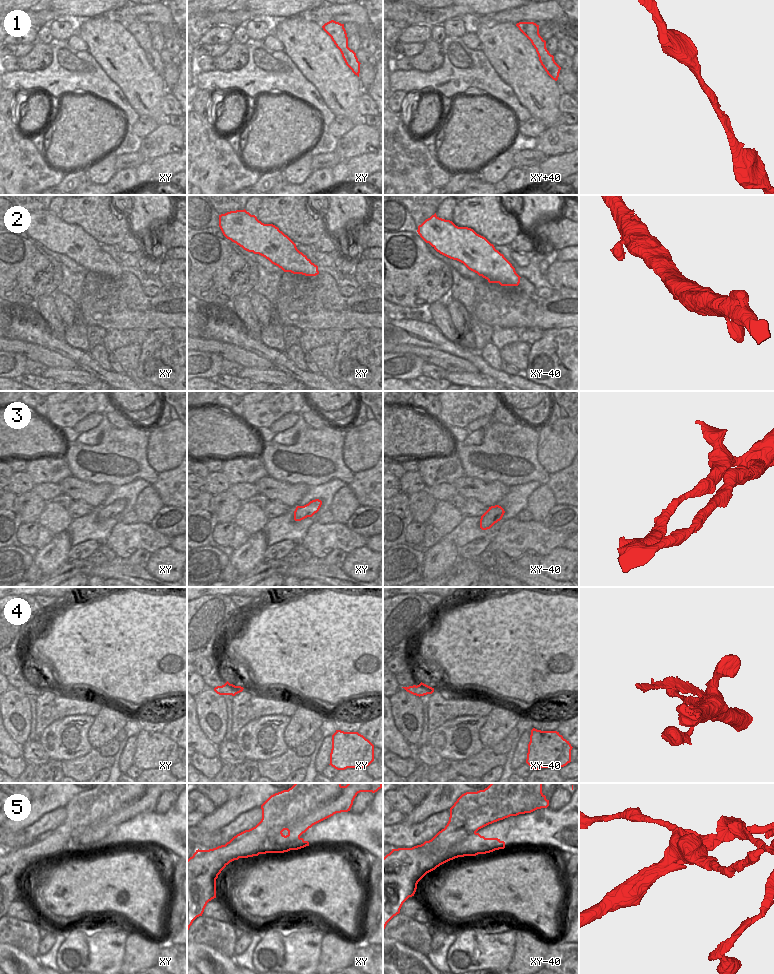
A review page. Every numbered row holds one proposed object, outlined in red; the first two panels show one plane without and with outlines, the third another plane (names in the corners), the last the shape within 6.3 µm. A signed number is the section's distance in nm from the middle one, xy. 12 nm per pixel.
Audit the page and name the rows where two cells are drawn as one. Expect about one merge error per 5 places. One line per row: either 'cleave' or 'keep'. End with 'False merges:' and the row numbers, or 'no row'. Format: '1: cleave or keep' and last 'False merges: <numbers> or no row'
1: keep
2: keep
3: keep
4: keep
5: cleave
False merges: 5

